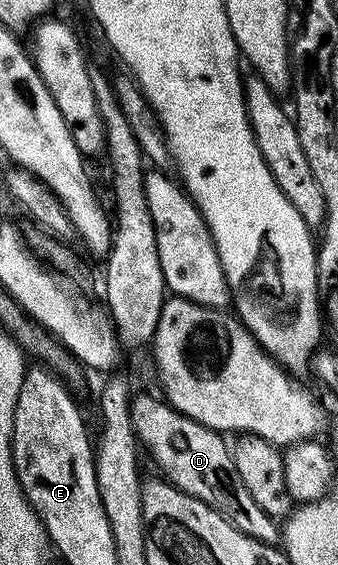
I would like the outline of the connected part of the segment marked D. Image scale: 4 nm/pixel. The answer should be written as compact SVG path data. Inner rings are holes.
M139 392L131 399L131 419L136 438L149 449L154 461L162 469L164 478L177 489L207 503L232 520L237 529L269 545L281 539L278 522L255 503L237 471L232 450L218 431L183 415L162 398Z

